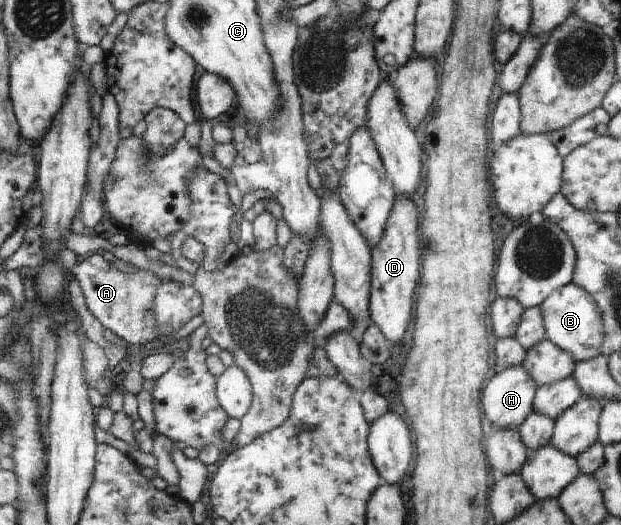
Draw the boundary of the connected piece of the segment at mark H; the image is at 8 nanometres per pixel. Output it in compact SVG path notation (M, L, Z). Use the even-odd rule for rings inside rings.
M519 365L495 372L483 390L483 412L501 429L517 429L532 411L536 382L528 370Z

